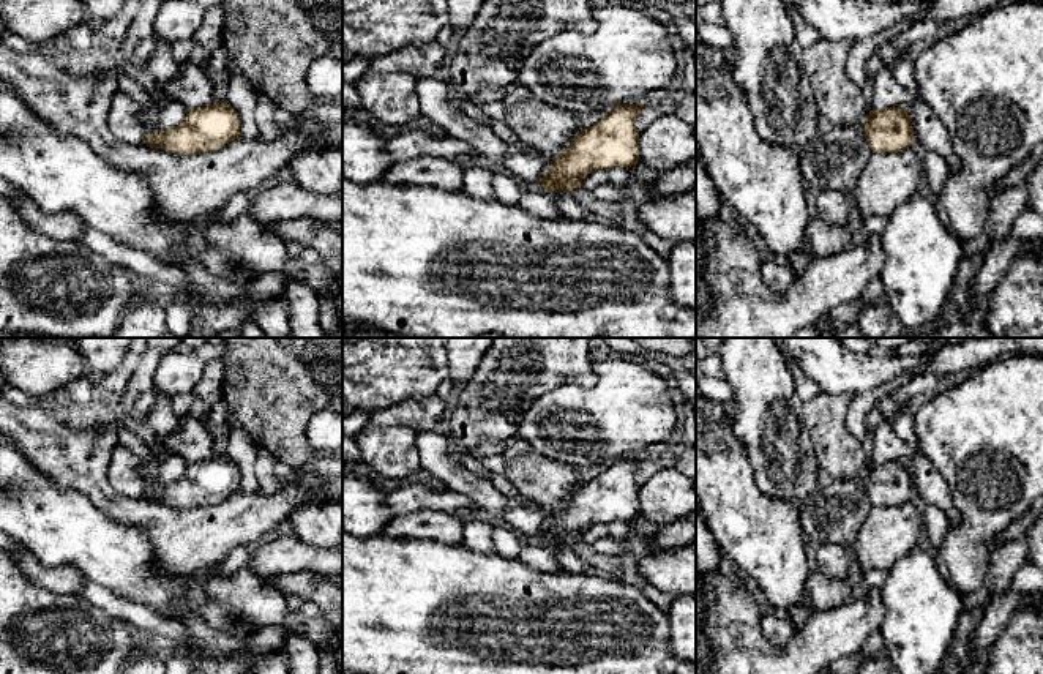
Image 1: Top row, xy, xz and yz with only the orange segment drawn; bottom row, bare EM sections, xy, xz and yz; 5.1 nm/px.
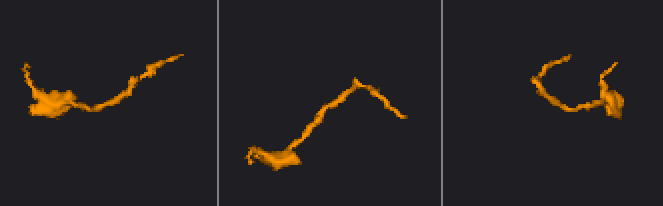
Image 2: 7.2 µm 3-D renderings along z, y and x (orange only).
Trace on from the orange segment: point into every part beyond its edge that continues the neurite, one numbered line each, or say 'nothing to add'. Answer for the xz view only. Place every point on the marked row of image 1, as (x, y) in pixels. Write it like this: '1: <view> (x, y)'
nothing to add

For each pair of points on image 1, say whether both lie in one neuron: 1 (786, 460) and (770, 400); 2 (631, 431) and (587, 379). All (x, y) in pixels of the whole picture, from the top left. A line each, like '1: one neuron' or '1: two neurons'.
1: one neuron
2: two neurons

